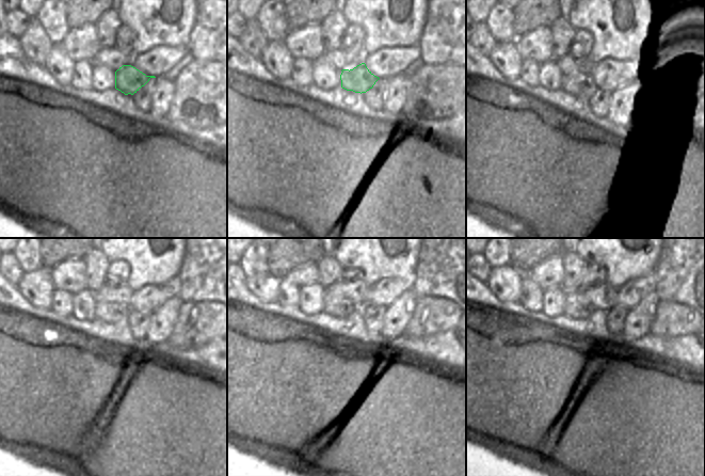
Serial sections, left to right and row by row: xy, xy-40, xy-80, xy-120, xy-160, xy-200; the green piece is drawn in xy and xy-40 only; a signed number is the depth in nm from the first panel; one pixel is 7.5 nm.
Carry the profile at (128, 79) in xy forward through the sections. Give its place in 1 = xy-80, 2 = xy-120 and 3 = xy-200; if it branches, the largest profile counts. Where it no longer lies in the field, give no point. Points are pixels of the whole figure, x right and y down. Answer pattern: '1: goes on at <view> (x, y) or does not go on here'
1: goes on at xy-80 (601, 76)
2: goes on at xy-120 (109, 312)
3: goes on at xy-200 (577, 305)

